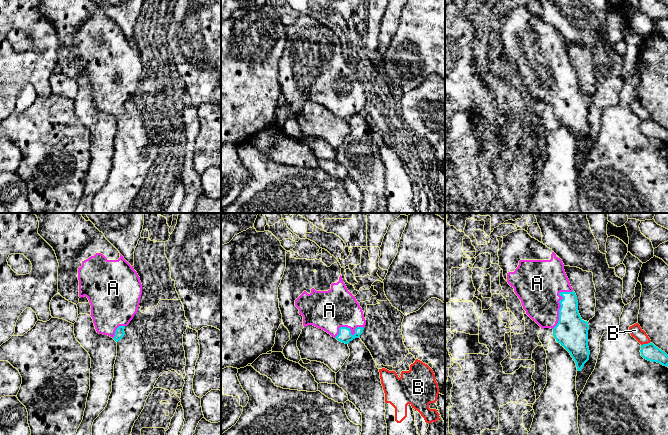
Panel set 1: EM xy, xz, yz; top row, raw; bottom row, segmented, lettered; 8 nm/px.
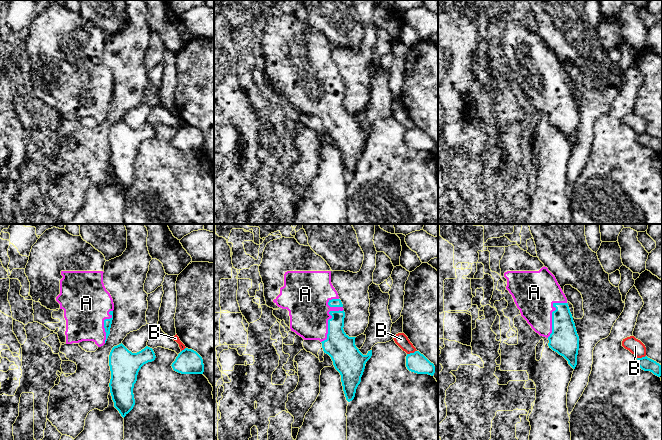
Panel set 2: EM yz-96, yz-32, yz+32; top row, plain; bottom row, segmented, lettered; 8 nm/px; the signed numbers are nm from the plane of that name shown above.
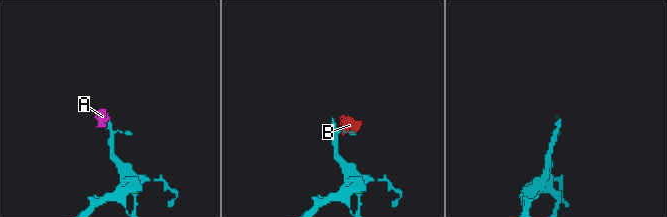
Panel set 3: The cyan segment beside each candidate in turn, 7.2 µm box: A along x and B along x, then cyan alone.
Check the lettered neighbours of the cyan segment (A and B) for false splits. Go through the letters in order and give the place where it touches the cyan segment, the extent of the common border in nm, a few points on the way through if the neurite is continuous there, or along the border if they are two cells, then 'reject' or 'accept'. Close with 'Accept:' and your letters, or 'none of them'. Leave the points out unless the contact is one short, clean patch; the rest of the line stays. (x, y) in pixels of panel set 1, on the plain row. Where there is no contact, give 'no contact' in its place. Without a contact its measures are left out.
A: yz (560, 80) | 360 nm | accept
B: yz (645, 120) | 90 nm | along yz (650, 117), (641, 121) | reject
Accept: A

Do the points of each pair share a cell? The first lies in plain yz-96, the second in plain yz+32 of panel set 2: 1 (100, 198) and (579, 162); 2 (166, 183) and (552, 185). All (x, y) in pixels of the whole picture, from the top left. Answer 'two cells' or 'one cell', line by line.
1: two cells
2: two cells

